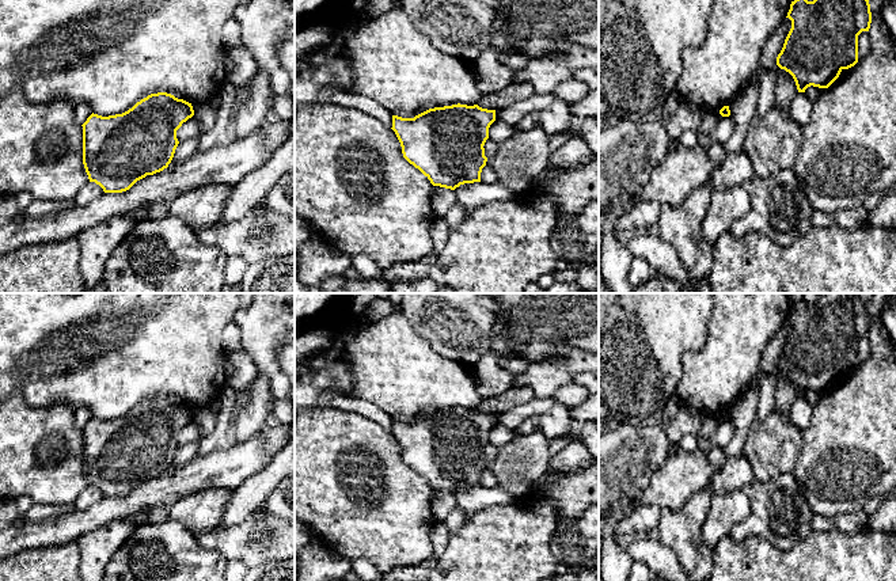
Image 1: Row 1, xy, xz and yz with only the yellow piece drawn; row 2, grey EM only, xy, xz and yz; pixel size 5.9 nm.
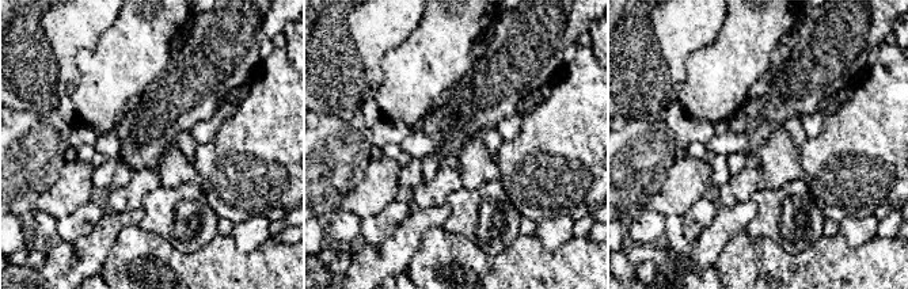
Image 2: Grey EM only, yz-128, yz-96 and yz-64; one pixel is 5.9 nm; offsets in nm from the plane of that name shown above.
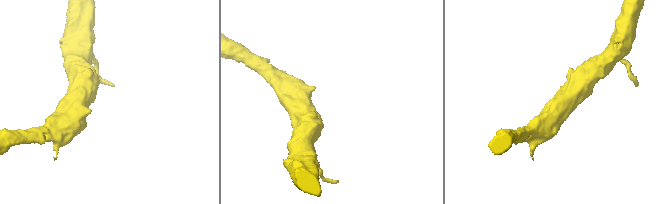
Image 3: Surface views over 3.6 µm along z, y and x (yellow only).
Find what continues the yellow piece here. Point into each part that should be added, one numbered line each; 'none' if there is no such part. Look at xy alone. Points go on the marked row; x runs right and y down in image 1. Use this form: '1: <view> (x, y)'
none

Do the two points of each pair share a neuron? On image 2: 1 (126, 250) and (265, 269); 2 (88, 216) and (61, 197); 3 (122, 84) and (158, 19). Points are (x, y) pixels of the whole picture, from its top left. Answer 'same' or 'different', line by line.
1: same
2: different
3: same

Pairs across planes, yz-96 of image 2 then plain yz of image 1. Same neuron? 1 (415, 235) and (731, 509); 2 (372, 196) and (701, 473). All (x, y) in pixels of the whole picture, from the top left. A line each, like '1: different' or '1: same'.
1: same
2: same

